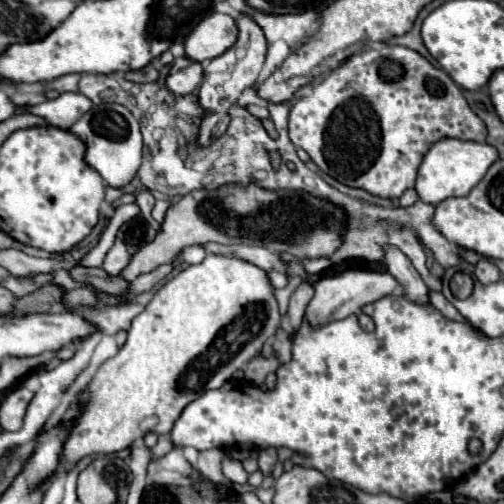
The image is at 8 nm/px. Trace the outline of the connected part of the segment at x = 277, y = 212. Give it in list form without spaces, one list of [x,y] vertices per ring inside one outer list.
[[[256,184],[248,188],[220,186],[218,190],[194,190],[182,196],[164,214],[164,222],[156,232],[154,242],[148,242],[130,258],[122,278],[132,282],[144,272],[152,272],[160,264],[172,262],[182,248],[192,244],[248,244],[264,246],[274,252],[290,252],[298,258],[328,258],[340,246],[340,236],[344,232],[346,214],[342,208],[314,198],[306,192],[294,190],[264,190]]]

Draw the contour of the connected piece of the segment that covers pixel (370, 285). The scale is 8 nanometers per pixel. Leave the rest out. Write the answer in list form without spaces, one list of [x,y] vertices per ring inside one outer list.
[[[346,268],[342,272],[320,278],[314,284],[314,288],[316,288],[314,298],[310,300],[310,304],[306,308],[306,318],[314,326],[326,324],[326,322],[332,322],[338,318],[346,318],[350,314],[358,314],[362,306],[400,290],[398,280],[390,272],[376,272],[370,268]]]

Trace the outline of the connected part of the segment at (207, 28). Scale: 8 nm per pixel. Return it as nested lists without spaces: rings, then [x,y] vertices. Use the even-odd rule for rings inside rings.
[[[208,14],[194,26],[194,30],[184,38],[184,54],[192,62],[214,60],[234,46],[238,38],[238,28],[228,14]]]

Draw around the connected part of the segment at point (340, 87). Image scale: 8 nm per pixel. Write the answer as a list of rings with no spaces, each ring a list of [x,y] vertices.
[[[404,46],[366,50],[344,60],[338,68],[324,76],[322,82],[314,84],[308,96],[294,104],[288,132],[292,144],[304,148],[322,172],[346,186],[362,188],[380,198],[400,198],[404,190],[414,188],[418,166],[434,142],[442,138],[472,142],[486,140],[484,122],[470,110],[452,78],[442,68],[432,66],[416,50]]]

